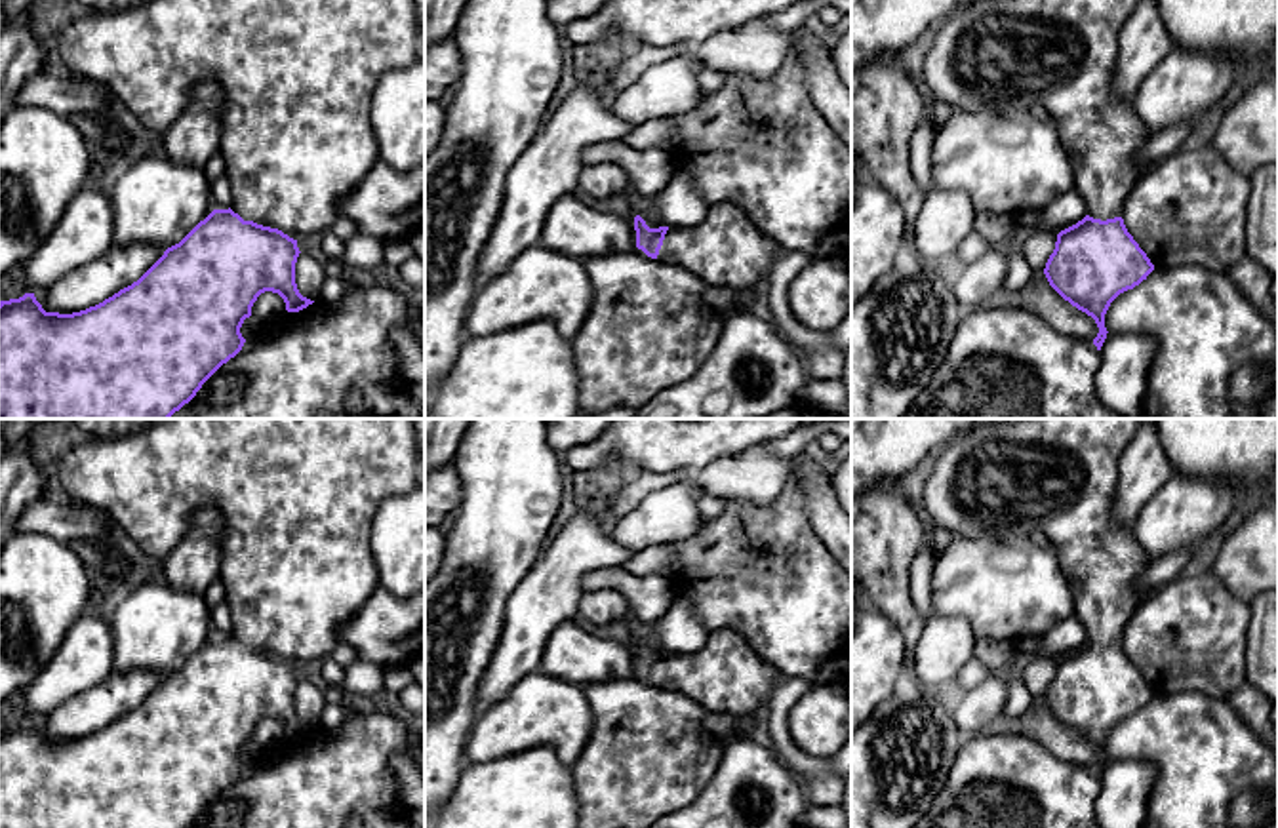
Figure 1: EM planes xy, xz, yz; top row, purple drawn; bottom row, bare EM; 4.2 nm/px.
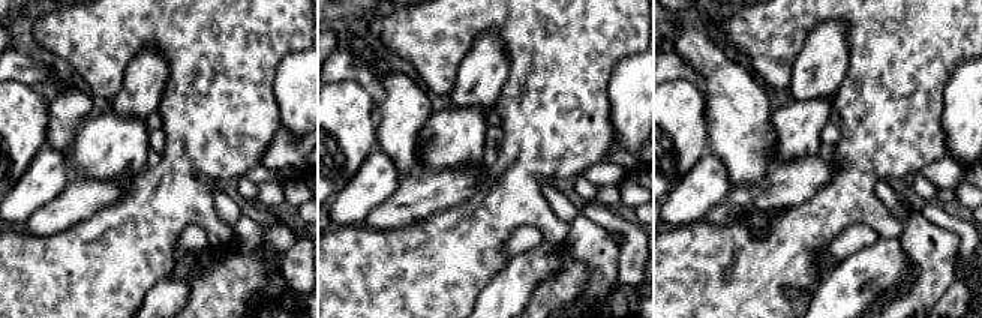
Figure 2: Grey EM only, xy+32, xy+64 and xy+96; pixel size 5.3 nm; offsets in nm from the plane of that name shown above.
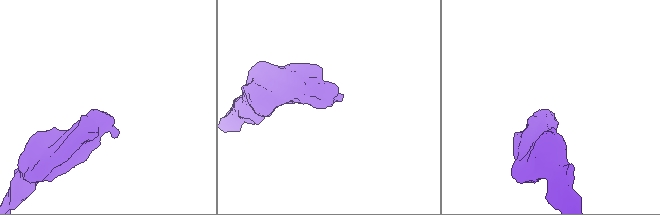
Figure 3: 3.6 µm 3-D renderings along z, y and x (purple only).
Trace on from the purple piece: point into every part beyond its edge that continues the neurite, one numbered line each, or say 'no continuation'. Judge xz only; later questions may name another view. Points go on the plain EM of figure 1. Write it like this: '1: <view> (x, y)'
1: xz (726, 674)

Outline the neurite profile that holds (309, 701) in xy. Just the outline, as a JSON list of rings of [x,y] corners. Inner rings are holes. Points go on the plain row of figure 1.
[[[299,680],[295,689],[295,710],[303,723],[312,725],[320,721],[326,704],[324,693],[318,687]]]

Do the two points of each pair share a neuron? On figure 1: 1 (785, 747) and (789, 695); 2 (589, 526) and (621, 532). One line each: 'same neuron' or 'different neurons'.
1: same neuron
2: different neurons

